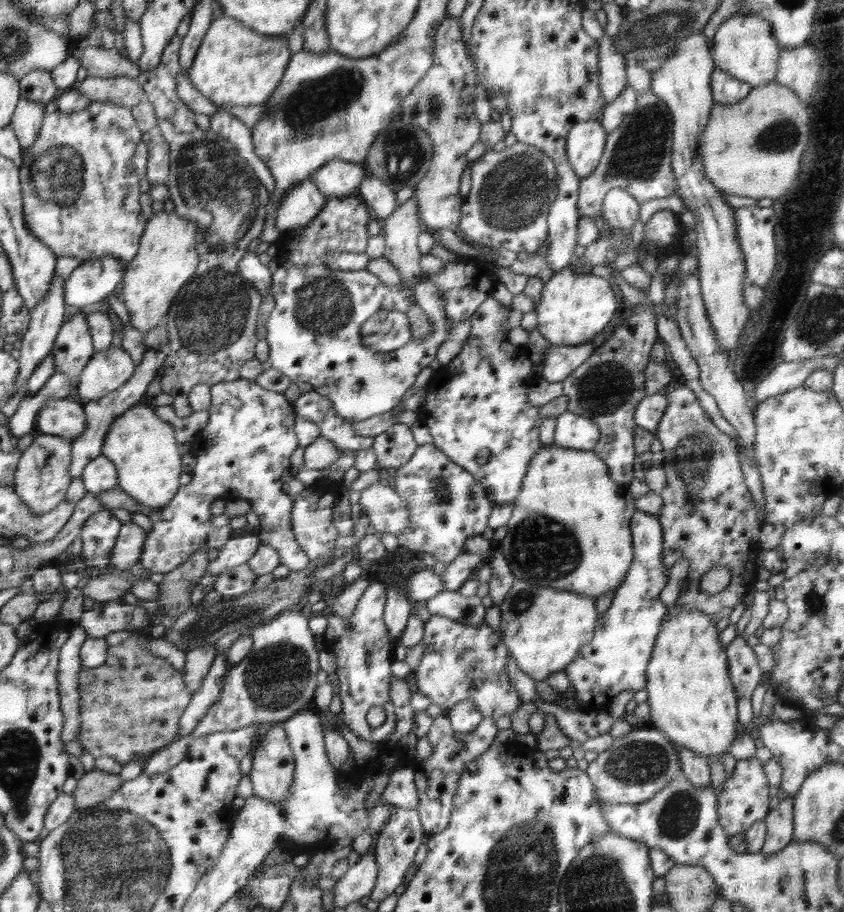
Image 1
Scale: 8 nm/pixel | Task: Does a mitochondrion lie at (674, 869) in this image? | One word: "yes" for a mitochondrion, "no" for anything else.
no

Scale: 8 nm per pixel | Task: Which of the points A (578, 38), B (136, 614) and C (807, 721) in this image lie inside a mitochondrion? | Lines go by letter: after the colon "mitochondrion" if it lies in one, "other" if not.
A: other
B: other
C: other

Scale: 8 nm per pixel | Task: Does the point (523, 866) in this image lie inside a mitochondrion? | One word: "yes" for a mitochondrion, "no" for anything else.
yes

